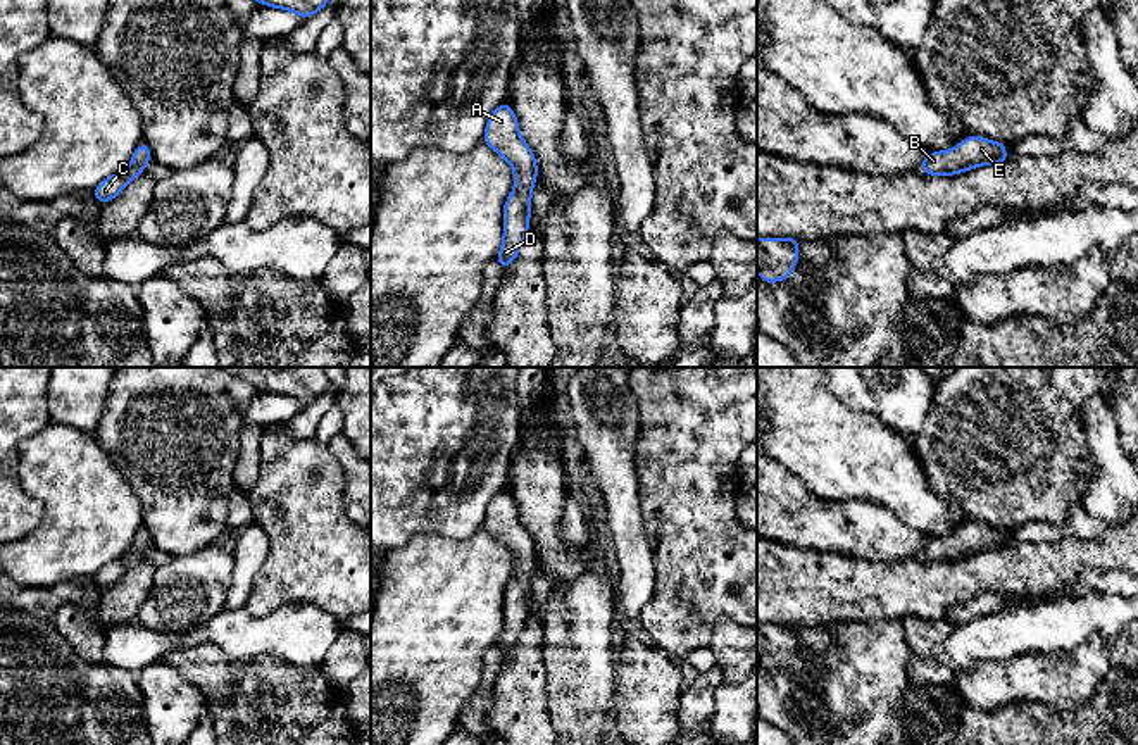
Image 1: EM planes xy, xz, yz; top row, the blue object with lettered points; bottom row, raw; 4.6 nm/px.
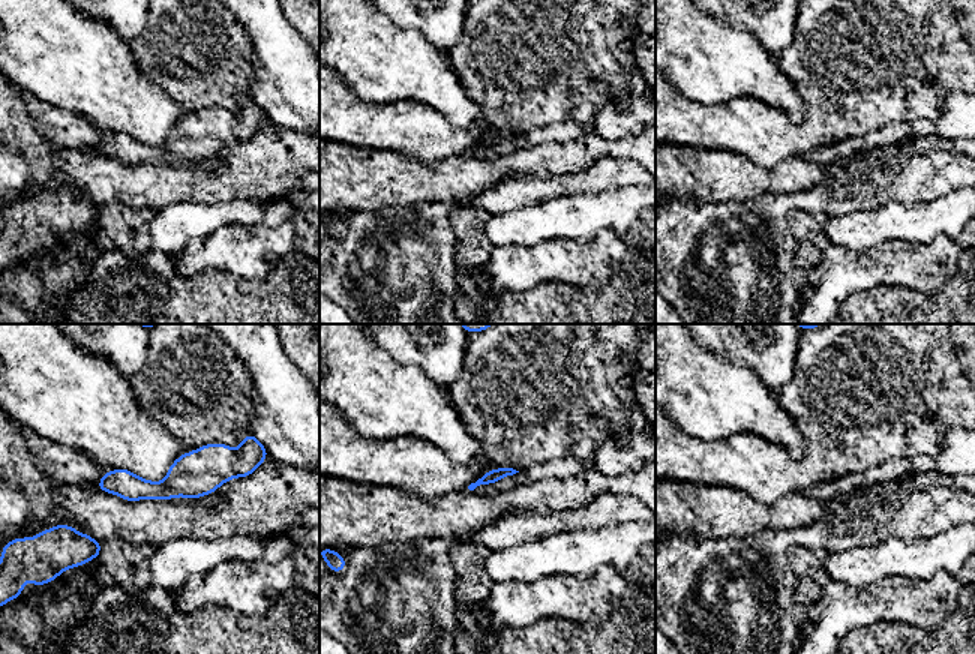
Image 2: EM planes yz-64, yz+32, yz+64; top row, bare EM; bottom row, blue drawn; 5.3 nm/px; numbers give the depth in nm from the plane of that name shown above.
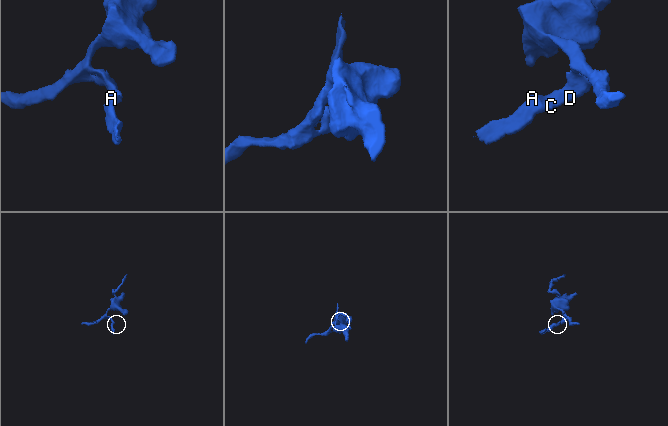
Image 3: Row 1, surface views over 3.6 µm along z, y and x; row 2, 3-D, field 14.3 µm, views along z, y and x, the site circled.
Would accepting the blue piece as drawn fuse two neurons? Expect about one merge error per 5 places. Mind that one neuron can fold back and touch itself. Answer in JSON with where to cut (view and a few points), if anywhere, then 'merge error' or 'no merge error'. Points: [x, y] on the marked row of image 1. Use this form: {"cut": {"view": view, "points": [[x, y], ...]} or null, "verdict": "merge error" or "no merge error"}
{"cut": null, "verdict": "no merge error"}

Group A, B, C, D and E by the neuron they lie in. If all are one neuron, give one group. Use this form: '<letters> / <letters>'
A B C D E

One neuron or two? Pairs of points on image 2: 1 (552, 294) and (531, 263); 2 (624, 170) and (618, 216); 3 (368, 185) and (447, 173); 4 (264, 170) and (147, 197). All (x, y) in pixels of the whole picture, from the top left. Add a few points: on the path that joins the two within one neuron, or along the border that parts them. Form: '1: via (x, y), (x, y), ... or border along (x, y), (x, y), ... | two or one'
1: border along (579, 287), (539, 282), (510, 291) | two
2: border along (639, 186), (620, 186), (588, 195) | two
3: via (387, 182), (428, 182) | one
4: via (236, 180), (224, 186), (176, 186) | one

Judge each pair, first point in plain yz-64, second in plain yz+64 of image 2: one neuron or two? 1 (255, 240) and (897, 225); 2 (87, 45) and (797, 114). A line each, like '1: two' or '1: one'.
1: two
2: one

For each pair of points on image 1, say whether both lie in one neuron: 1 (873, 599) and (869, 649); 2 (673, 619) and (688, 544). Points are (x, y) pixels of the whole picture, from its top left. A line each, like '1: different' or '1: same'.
1: different
2: same

